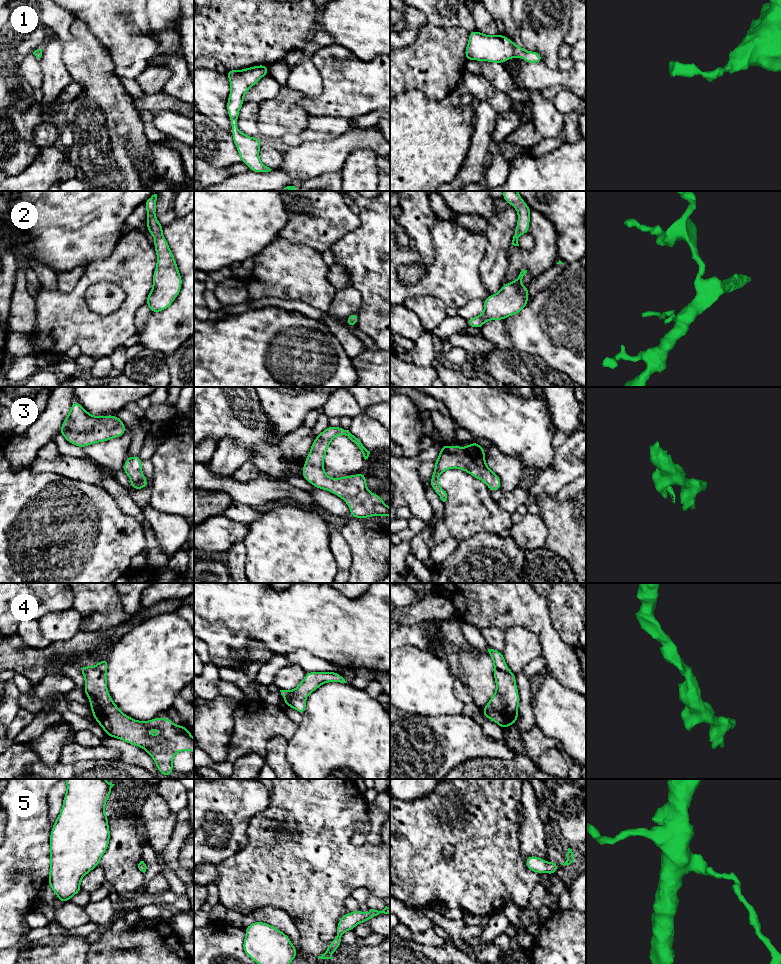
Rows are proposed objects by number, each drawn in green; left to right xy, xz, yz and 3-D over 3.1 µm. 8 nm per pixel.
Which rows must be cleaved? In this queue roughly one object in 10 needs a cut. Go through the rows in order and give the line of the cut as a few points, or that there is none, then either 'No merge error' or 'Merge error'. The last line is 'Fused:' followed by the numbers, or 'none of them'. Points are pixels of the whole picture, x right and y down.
1: No split. No merge error
2: No split. No merge error
3: No split. No merge error
4: No split. No merge error
5: No split. No merge error
Fused: none of them

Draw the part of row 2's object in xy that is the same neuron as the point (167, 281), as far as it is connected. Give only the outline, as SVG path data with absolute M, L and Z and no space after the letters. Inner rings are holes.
M157 194L145 202L147 210L147 229L154 236L154 248L157 253L157 265L153 274L153 288L145 302L152 313L167 309L178 296L182 286L182 278L176 260L164 238L163 226L156 219Z

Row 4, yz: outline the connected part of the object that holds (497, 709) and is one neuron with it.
M488 649L493 660L493 675L496 682L496 692L484 707L482 714L484 718L492 719L502 729L517 722L519 694L515 682L516 675L513 674L507 664L503 653Z

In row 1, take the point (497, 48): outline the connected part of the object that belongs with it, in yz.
M477 30L469 33L469 41L465 49L466 60L504 63L514 57L523 57L525 63L542 63L543 59L539 53L525 51L501 34L489 36Z

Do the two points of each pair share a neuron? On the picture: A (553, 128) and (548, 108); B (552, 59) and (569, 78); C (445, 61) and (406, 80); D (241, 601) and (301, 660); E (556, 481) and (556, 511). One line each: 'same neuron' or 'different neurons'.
A: same neuron
B: different neurons
C: same neuron
D: different neurons
E: different neurons

